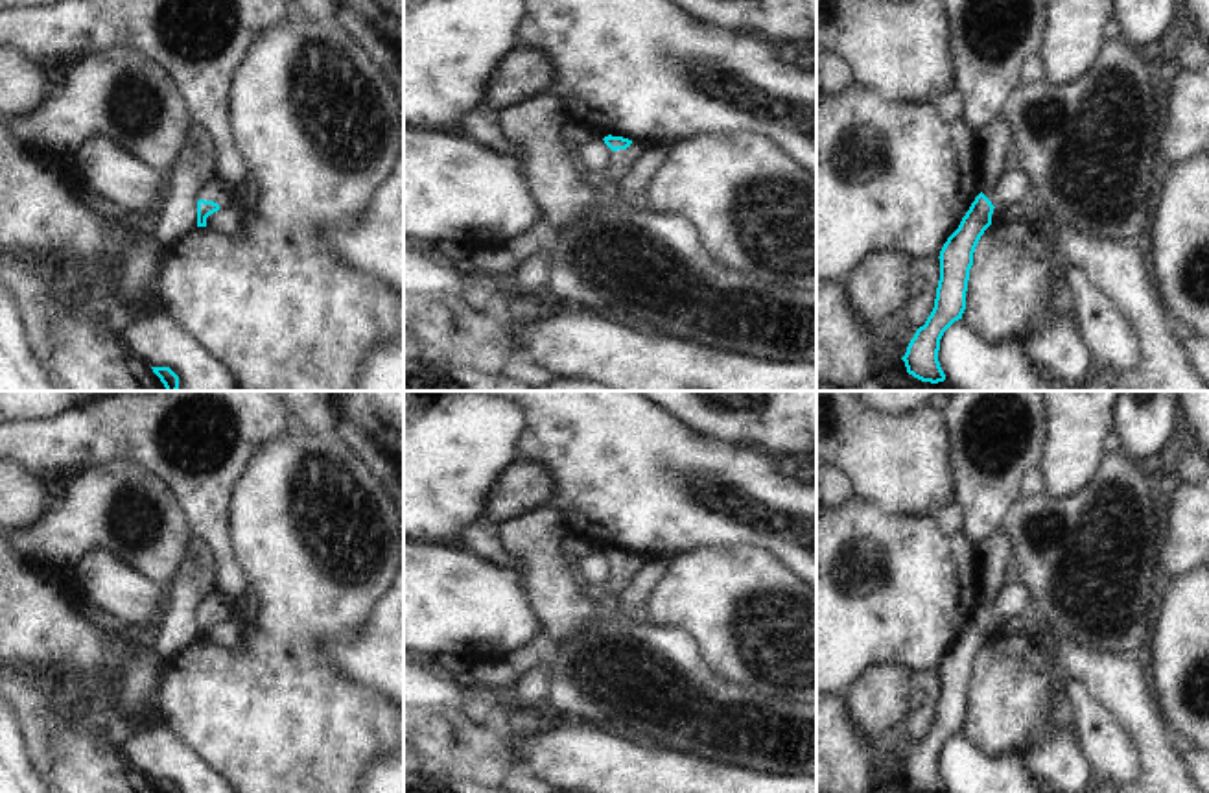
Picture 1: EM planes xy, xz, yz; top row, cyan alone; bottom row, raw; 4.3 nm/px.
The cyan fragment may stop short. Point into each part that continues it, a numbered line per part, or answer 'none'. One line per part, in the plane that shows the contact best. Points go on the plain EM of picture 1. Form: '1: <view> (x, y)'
1: xy (214, 603)

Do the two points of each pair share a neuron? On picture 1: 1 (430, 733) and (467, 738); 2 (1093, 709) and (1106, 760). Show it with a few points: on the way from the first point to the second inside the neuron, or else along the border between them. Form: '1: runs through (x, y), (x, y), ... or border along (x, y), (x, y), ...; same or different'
1: runs through (439, 733), (457, 738); same
2: runs through (1097, 721), (1106, 747); same

